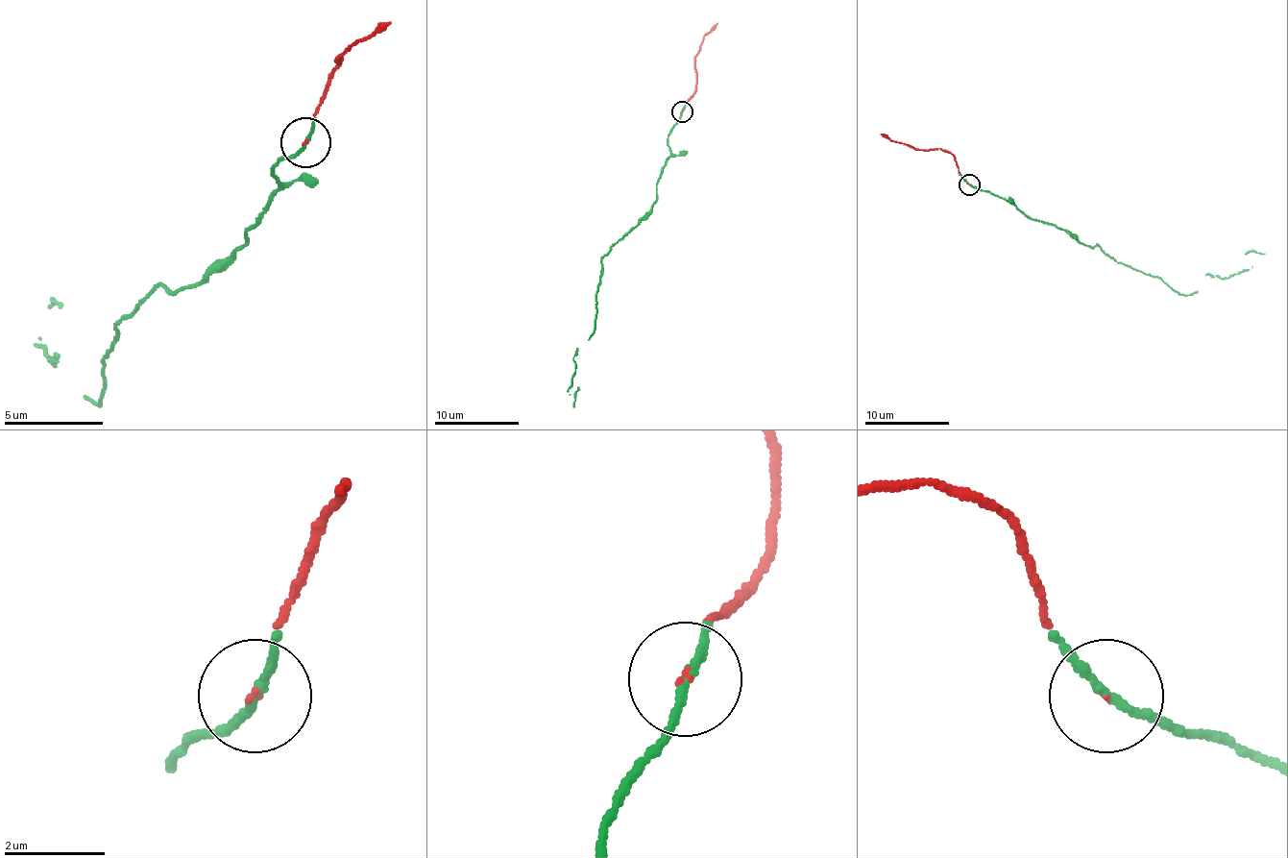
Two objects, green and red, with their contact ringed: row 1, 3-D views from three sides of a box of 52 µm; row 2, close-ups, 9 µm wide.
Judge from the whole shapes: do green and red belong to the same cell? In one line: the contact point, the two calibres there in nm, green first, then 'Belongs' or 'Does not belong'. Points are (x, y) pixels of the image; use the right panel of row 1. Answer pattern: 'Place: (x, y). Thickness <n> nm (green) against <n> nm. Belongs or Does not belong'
Place: (969, 184). Thickness 160 nm (green) against 50 nm. Belongs

